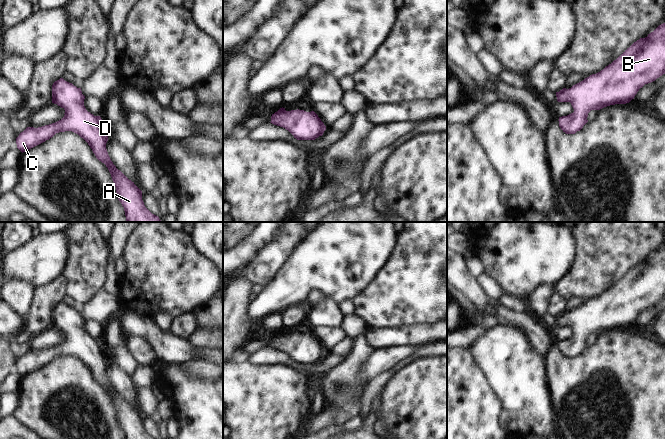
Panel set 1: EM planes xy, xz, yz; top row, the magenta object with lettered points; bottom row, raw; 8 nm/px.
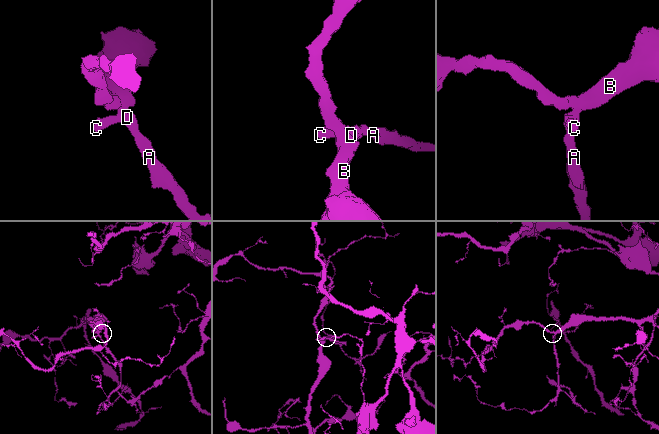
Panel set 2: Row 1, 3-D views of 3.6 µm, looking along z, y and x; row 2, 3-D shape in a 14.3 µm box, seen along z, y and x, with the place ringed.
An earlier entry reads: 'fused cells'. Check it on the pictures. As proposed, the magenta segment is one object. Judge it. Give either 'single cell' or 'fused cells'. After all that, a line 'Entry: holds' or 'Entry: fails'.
single cell
Entry: fails

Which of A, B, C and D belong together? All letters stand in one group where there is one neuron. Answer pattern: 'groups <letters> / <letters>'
groups A B C D

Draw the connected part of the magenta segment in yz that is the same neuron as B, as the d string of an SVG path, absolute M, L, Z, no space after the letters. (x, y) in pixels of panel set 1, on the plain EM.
M665 247L659 249L645 262L640 262L627 272L616 284L596 298L592 298L571 312L556 316L558 326L570 326L574 336L559 341L559 351L566 358L575 358L588 346L591 334L600 334L615 328L626 328L645 308L665 298Z

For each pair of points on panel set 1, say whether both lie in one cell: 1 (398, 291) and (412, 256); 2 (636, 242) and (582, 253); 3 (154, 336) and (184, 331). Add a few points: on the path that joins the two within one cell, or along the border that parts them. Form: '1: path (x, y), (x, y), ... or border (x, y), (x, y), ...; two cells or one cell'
1: path (407, 282), (412, 277), (412, 265); one cell
2: path (623, 242), (611, 242), (600, 253), (595, 253); one cell
3: border (169, 330), (172, 334), (186, 339); two cells

